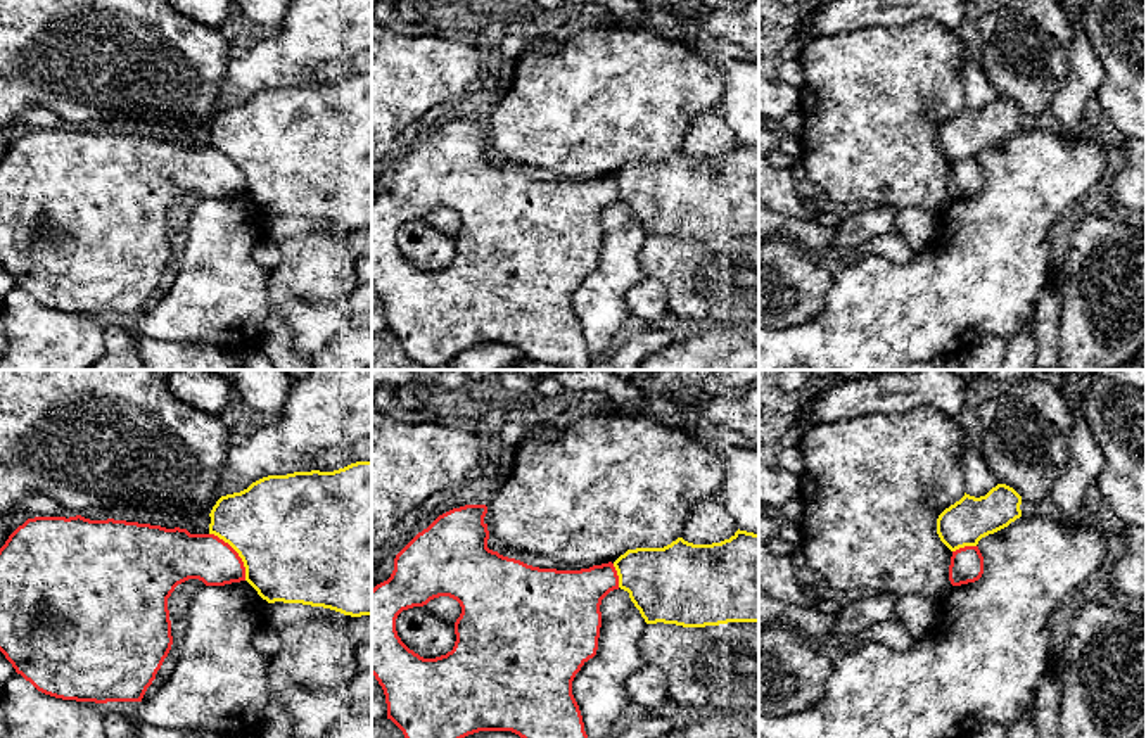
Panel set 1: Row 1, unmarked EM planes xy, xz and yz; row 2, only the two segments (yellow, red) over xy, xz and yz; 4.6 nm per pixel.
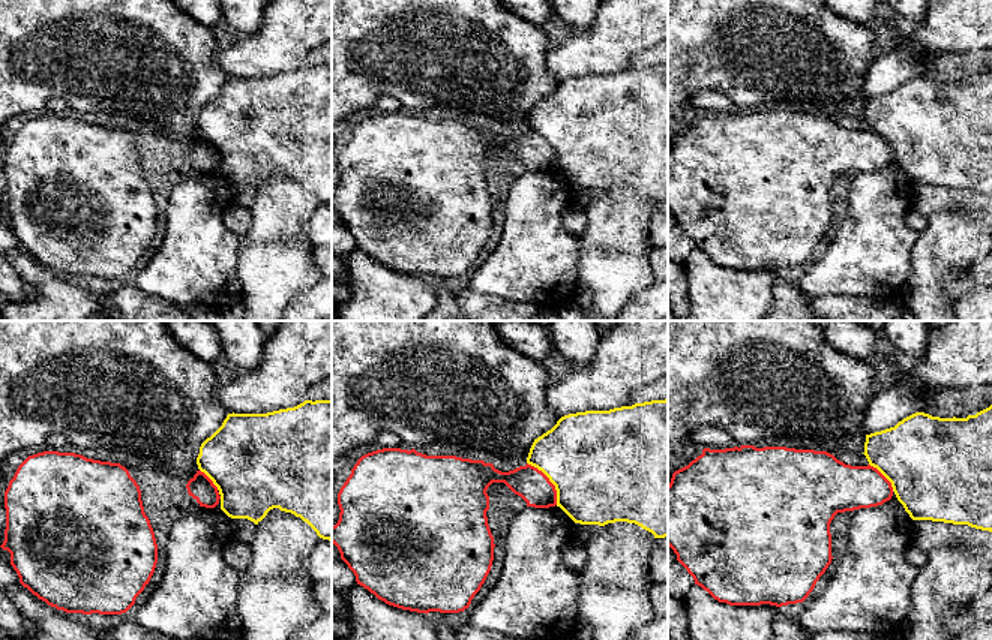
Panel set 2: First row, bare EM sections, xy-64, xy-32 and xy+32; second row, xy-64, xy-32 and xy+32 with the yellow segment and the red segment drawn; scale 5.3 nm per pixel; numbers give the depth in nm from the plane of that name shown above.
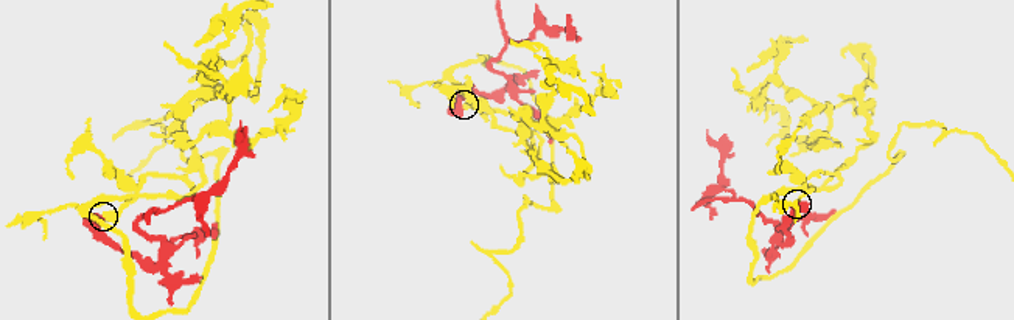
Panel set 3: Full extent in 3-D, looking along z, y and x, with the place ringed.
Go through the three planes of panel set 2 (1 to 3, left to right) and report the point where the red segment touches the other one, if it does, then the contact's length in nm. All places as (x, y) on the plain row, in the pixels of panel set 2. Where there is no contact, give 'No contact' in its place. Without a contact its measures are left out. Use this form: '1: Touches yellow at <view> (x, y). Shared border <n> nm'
1: Touches yellow at xy-64 (210, 143). Shared border 150 nm
2: Touches yellow at xy-32 (550, 144). Shared border 280 nm
3: Touches yellow at xy+32 (884, 140). Shared border 200 nm

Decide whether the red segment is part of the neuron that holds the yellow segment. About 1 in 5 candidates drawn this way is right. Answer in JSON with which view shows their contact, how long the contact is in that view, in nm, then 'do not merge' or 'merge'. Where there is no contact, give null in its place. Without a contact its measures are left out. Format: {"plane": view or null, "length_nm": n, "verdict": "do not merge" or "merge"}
{"plane": "xy", "length_nm": 280, "verdict": "do not merge"}

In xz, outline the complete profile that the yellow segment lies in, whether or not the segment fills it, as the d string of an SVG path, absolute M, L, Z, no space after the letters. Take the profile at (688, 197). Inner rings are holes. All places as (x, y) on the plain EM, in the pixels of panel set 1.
M738 142L729 152L712 157L693 157L678 150L664 161L627 162L614 180L619 200L629 206L646 237L759 237L759 147Z

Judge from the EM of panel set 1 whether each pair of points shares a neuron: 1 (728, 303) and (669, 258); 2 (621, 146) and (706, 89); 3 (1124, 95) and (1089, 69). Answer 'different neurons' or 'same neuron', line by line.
1: same neuron
2: same neuron
3: different neurons

